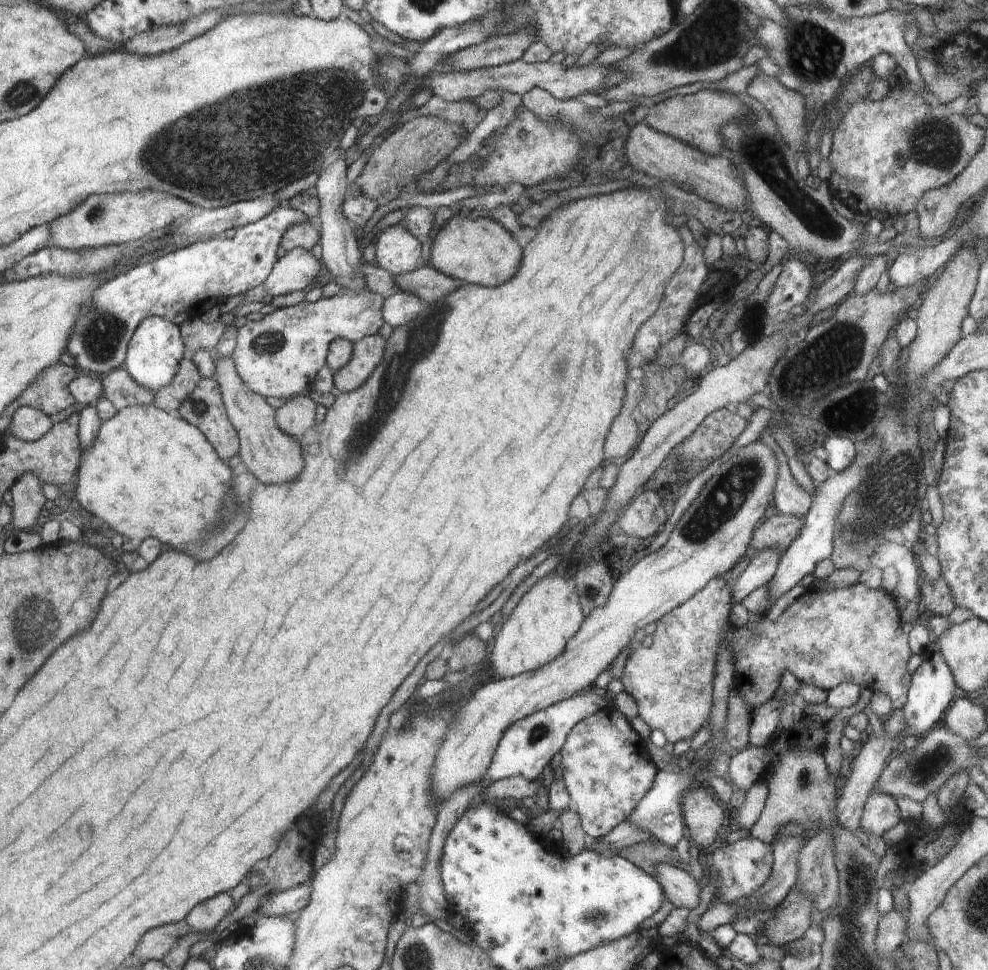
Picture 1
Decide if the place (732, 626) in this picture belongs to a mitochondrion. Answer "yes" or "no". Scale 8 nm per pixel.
no

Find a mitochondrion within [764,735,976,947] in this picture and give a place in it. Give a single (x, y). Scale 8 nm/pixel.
(930, 766)

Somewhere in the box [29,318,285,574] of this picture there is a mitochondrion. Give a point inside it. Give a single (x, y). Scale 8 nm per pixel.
(199, 408)

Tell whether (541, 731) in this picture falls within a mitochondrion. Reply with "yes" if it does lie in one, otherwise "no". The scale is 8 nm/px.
yes

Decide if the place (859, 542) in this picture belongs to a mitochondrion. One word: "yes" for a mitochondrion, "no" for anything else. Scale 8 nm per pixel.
yes

